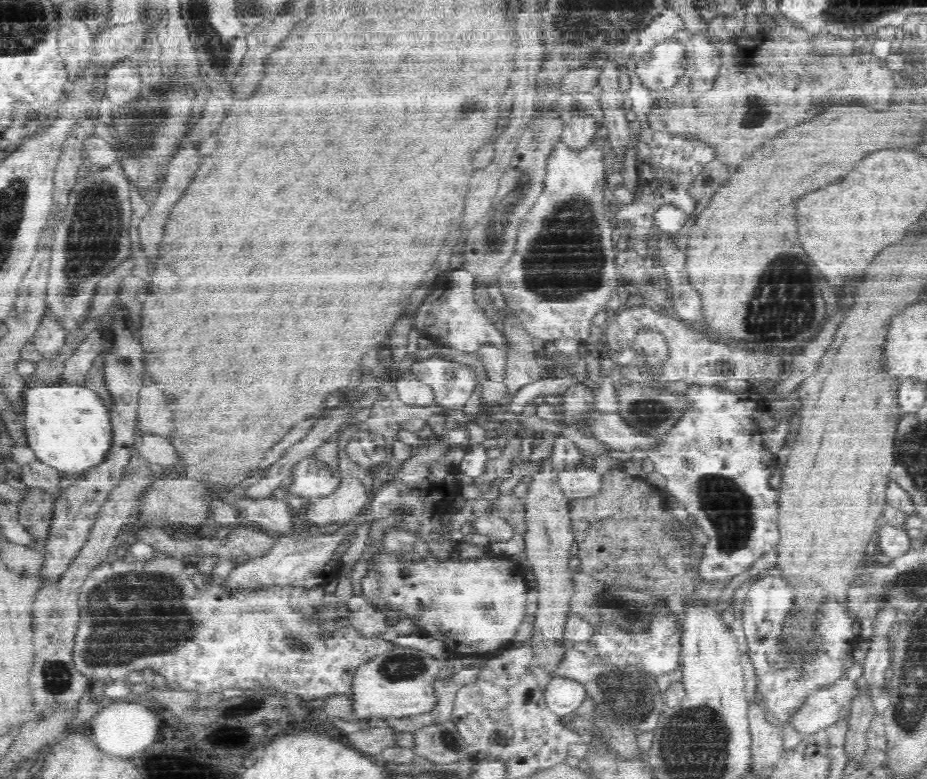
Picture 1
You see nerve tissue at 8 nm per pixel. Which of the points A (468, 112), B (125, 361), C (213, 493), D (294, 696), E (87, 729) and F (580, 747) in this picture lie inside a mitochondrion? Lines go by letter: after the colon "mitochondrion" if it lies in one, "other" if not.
A: mitochondrion
B: other
C: other
D: other
E: other
F: other

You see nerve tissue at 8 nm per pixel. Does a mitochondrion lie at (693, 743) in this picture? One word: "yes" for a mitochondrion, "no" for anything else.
yes

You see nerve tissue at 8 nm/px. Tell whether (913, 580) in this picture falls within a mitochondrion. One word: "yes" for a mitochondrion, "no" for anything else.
yes

